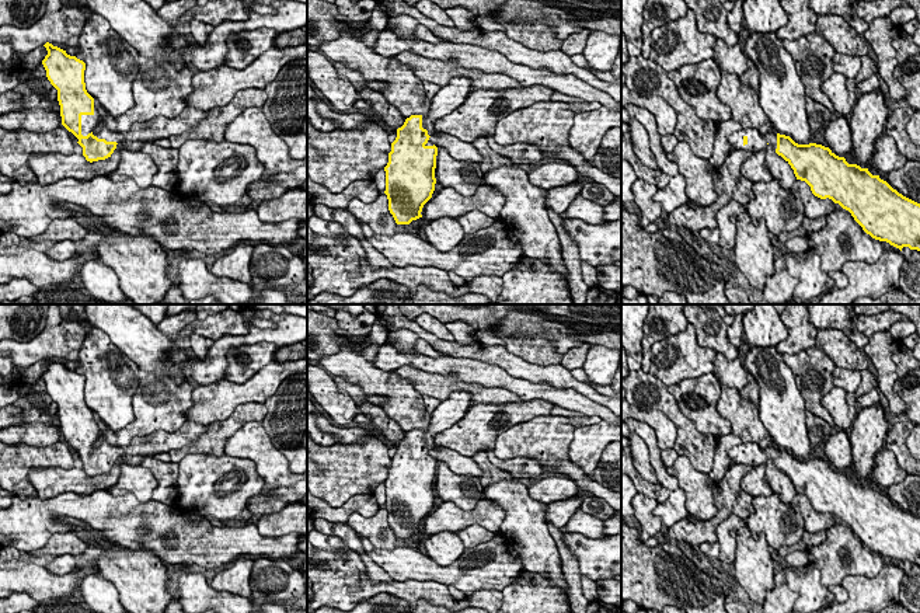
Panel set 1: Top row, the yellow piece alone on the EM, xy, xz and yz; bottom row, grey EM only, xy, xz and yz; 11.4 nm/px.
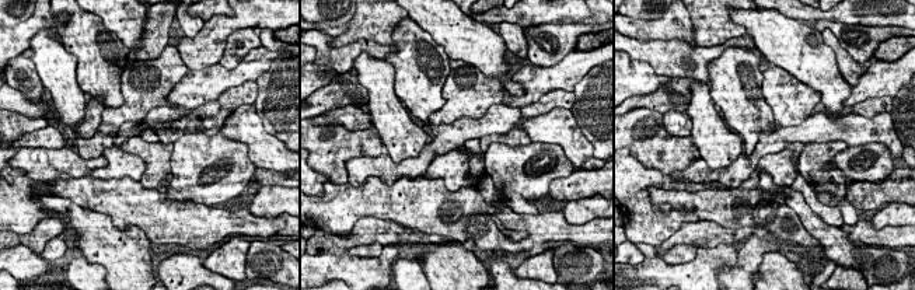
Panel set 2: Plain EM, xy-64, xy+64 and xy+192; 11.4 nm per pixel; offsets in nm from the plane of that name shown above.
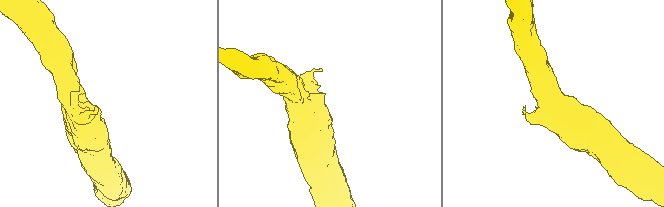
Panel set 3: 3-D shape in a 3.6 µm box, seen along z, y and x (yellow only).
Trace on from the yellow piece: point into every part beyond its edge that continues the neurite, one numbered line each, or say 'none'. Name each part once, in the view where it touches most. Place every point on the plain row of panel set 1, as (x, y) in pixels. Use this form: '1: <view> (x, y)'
1: xy (89, 436)

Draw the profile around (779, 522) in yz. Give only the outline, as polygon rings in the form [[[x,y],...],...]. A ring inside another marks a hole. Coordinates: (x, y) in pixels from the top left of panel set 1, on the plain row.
[[[778,494],[759,495],[752,499],[755,512],[746,519],[753,536],[764,534],[770,547],[792,546],[805,532],[804,519],[790,504],[784,504]]]

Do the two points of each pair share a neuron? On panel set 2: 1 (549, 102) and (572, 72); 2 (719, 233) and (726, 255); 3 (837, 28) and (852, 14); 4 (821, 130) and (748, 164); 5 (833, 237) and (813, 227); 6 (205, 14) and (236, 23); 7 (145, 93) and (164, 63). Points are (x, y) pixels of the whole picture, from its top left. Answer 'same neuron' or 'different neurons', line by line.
1: different neurons
2: different neurons
3: different neurons
4: same neuron
5: same neuron
6: different neurons
7: same neuron

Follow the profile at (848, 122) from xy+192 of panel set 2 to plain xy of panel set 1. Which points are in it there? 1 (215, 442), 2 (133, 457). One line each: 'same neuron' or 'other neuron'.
1: other neuron
2: same neuron

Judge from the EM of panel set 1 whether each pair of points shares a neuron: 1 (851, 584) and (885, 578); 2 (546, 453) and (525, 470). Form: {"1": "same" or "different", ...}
{"1": "same", "2": "different"}

